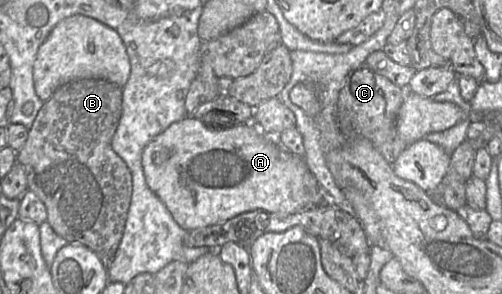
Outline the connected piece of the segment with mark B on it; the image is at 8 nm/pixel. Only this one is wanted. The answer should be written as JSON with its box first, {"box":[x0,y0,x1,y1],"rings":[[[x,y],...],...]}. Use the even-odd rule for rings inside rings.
{"box":[17,79,132,267],"rings":[[[81,79],[68,82],[59,87],[52,97],[44,102],[38,112],[32,127],[28,132],[28,137],[23,147],[17,152],[17,163],[21,164],[26,173],[28,189],[34,192],[44,203],[47,210],[47,222],[56,234],[66,239],[68,243],[81,244],[92,250],[108,267],[113,261],[118,246],[121,242],[128,209],[132,195],[132,176],[125,162],[112,149],[112,138],[118,126],[122,114],[122,88],[103,79]]]}

